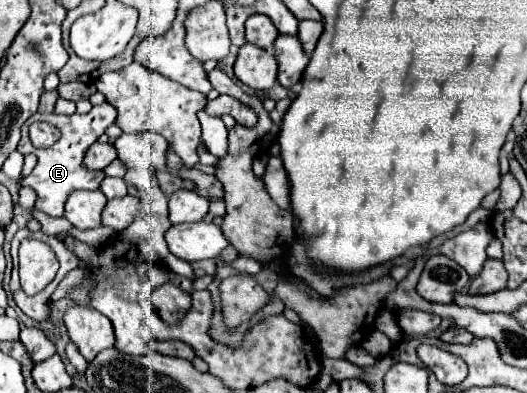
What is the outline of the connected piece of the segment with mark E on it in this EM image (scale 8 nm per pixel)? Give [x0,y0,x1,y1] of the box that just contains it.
[17,103,117,217]

